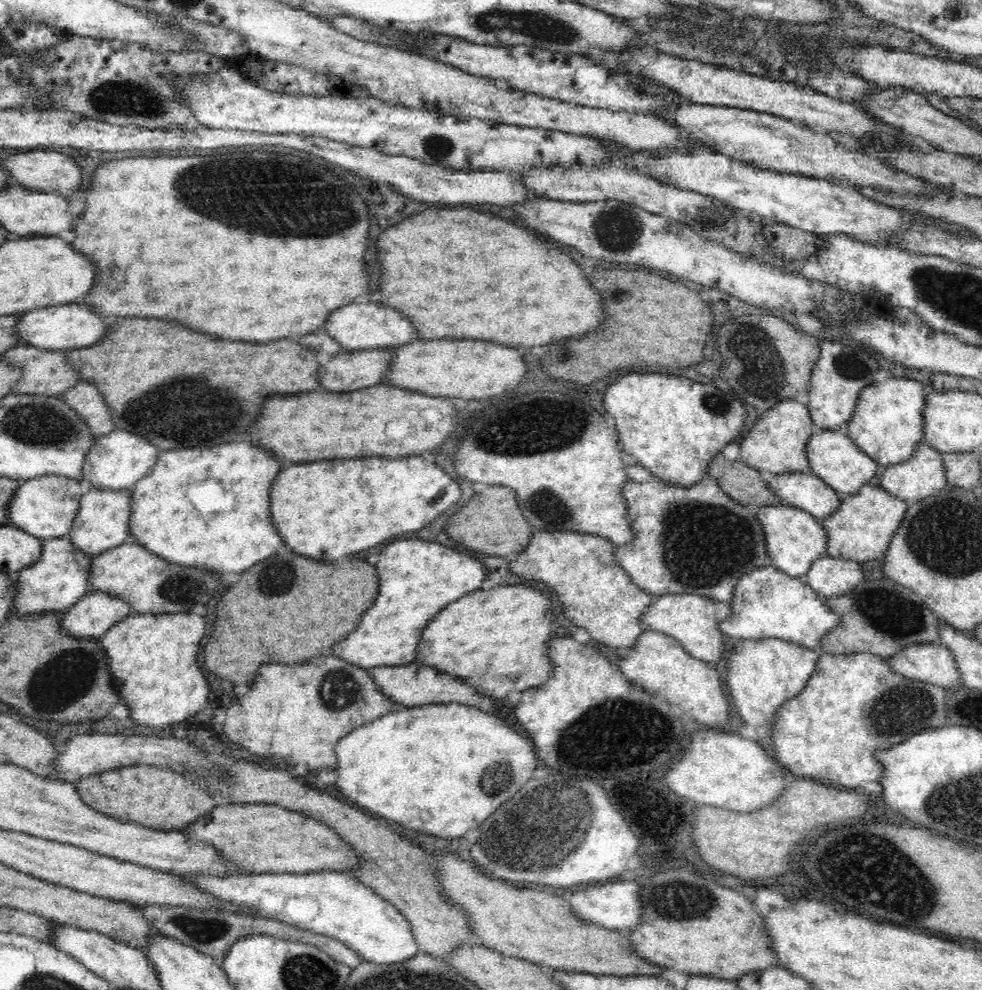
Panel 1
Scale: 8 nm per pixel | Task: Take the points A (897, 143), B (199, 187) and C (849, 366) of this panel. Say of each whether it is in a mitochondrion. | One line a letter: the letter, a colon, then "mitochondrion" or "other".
A: other
B: mitochondrion
C: mitochondrion

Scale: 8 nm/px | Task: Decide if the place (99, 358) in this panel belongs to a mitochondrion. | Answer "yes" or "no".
no

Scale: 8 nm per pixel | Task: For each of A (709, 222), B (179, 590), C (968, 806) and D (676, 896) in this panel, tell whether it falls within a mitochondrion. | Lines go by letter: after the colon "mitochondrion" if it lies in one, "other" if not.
A: mitochondrion
B: mitochondrion
C: mitochondrion
D: mitochondrion

